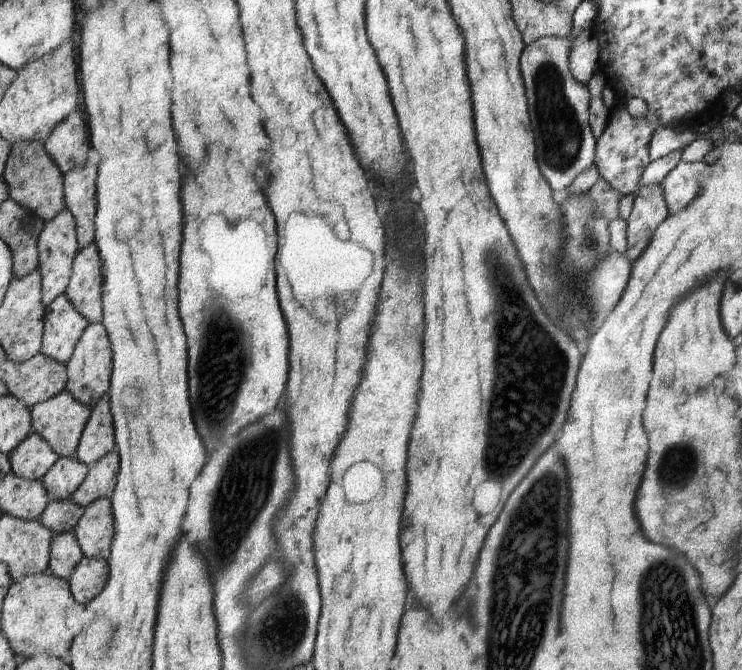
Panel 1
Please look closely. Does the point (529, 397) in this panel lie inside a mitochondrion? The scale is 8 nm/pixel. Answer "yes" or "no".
yes

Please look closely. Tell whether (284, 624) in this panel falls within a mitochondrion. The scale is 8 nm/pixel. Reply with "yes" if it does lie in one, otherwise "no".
yes

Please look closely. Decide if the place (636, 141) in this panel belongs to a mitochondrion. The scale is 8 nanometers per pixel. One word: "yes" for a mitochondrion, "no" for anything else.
no

